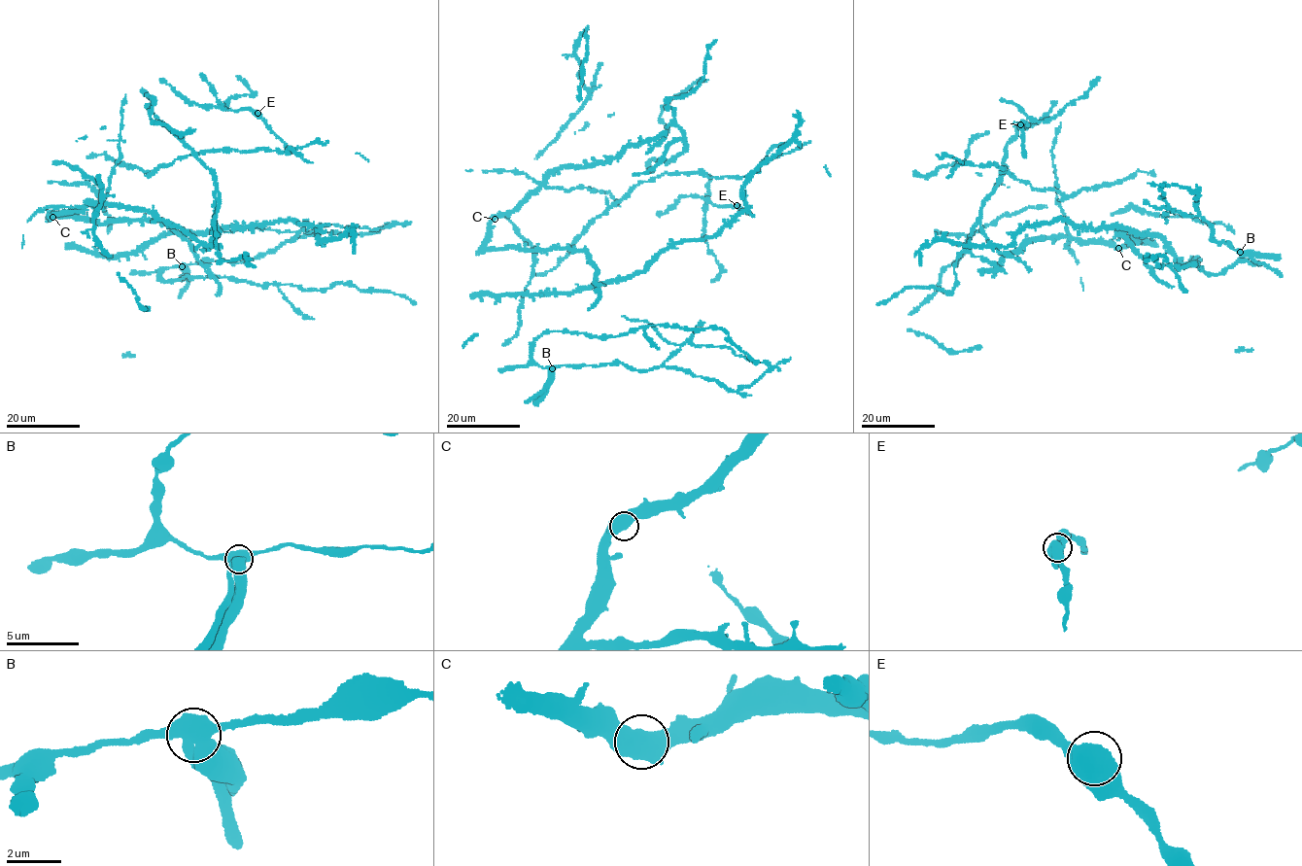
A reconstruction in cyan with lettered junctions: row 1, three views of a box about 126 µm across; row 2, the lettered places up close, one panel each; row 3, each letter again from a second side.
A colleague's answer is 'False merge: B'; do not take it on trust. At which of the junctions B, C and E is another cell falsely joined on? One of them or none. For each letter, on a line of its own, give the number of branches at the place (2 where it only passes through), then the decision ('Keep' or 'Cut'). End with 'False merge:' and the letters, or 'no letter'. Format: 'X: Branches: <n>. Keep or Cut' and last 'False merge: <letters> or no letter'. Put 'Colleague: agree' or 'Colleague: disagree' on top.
Colleague: agree
B: Branches: 3. Cut
C: Branches: 3. Keep
E: Branches: 3. Keep
False merge: B

